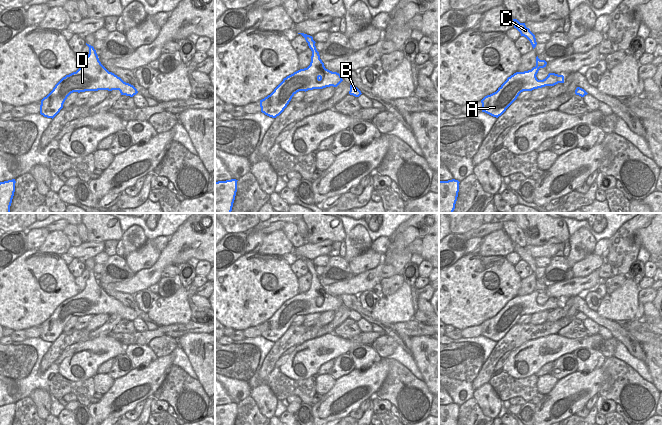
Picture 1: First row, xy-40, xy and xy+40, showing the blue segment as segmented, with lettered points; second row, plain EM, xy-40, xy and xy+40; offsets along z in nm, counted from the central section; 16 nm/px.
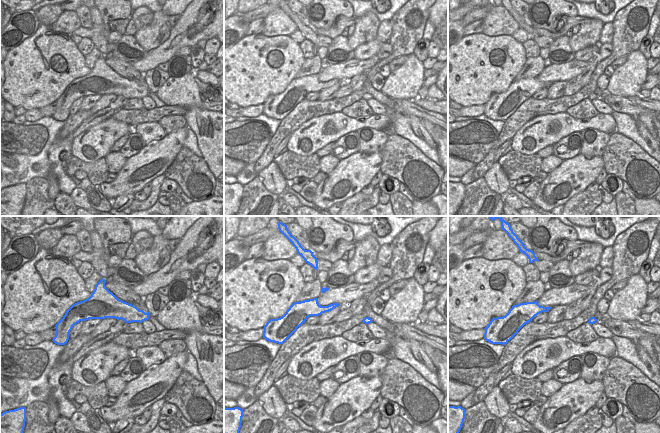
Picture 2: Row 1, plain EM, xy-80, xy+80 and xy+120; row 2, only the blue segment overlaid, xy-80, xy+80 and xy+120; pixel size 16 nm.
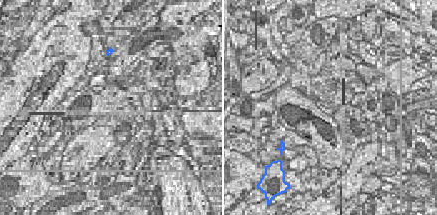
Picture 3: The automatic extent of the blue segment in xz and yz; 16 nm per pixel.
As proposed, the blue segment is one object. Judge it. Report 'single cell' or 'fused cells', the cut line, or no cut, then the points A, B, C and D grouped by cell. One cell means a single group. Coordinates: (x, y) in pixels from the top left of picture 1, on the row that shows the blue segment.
fused cells; cut in xy along (314, 42), (309, 46); A B D / C

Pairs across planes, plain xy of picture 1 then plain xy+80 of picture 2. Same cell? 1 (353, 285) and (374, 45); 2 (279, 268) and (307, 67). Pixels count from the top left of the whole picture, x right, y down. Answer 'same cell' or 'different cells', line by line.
1: different cells
2: different cells

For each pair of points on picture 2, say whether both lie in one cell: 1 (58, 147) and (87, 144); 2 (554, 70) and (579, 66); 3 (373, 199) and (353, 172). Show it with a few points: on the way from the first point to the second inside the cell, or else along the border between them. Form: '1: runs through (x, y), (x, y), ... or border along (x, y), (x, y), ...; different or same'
1: border along (74, 138), (71, 154); different
2: runs through (560, 70), (571, 70), (573, 68); same
3: border along (360, 191), (342, 202); different

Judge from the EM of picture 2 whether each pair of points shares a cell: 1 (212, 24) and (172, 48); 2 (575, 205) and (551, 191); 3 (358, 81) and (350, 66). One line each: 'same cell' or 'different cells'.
1: same cell
2: different cells
3: different cells

